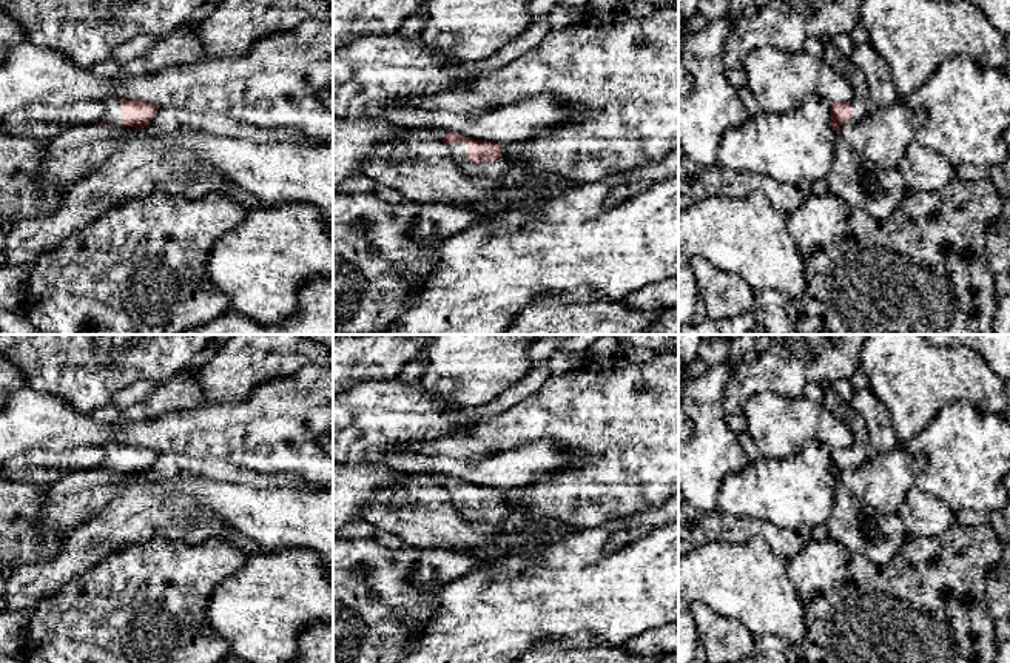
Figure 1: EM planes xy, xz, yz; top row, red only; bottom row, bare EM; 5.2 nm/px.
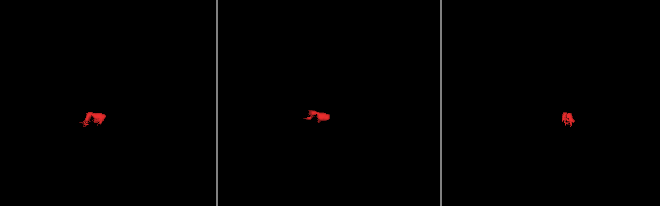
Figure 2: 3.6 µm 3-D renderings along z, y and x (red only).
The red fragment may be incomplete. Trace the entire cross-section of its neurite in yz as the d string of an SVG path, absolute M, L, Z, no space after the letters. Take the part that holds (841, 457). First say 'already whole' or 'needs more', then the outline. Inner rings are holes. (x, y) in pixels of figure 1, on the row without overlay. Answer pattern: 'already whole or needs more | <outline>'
needs more | M833 384L822 385L822 389L827 409L840 418L854 436L850 447L831 447L831 470L839 478L842 470L859 467L870 456L868 433L864 418L834 392Z

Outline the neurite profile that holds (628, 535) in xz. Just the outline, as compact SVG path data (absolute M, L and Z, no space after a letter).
M634 527L634 529L625 529L612 533L606 552L614 552L621 549L625 544L632 543L634 540L641 538L648 532L646 527Z

